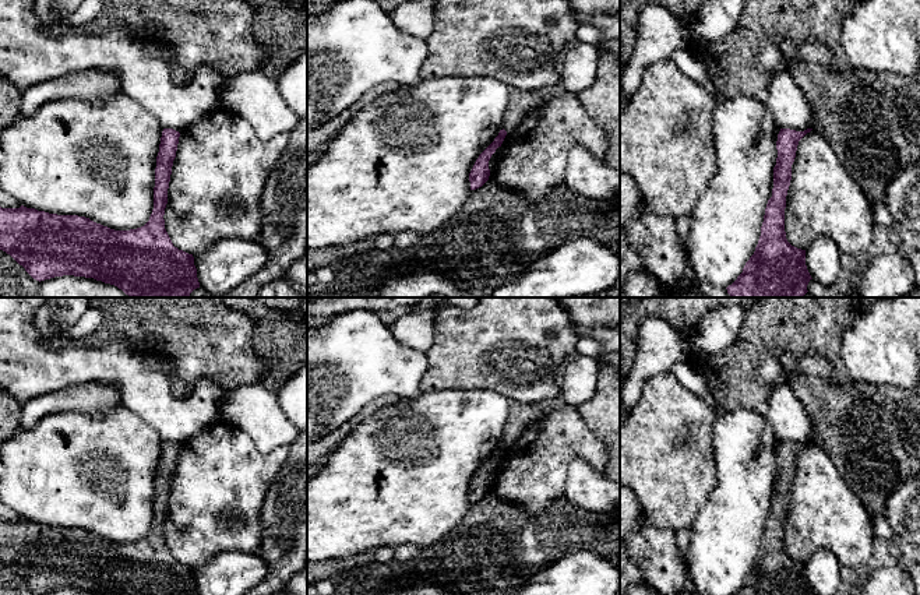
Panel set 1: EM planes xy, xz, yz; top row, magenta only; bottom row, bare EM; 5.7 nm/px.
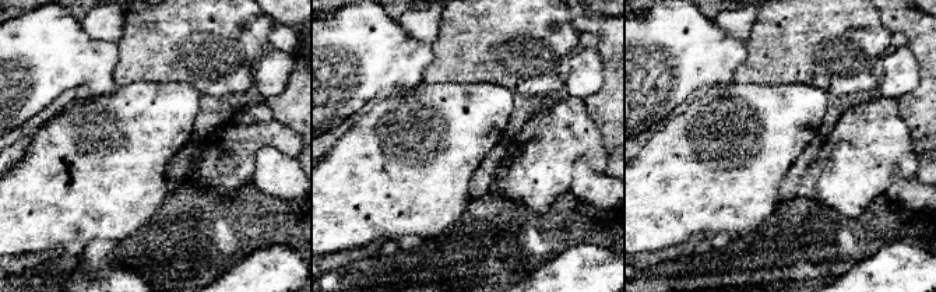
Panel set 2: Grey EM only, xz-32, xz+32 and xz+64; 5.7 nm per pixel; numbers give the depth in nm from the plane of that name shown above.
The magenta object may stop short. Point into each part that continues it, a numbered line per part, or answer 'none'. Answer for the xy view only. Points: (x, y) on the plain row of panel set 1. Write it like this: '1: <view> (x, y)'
none

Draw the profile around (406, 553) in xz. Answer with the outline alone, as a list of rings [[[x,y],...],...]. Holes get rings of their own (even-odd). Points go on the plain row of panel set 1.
[[[416,545],[398,546],[394,549],[394,560],[399,564],[409,564],[419,556],[420,550]]]

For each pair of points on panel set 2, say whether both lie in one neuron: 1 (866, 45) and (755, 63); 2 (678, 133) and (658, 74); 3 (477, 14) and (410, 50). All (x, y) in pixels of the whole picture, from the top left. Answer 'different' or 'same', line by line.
1: same
2: different
3: different

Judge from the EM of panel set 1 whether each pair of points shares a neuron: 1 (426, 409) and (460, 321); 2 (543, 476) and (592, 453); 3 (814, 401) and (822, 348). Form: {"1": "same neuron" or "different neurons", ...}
{"1": "different neurons", "2": "same neuron", "3": "different neurons"}

